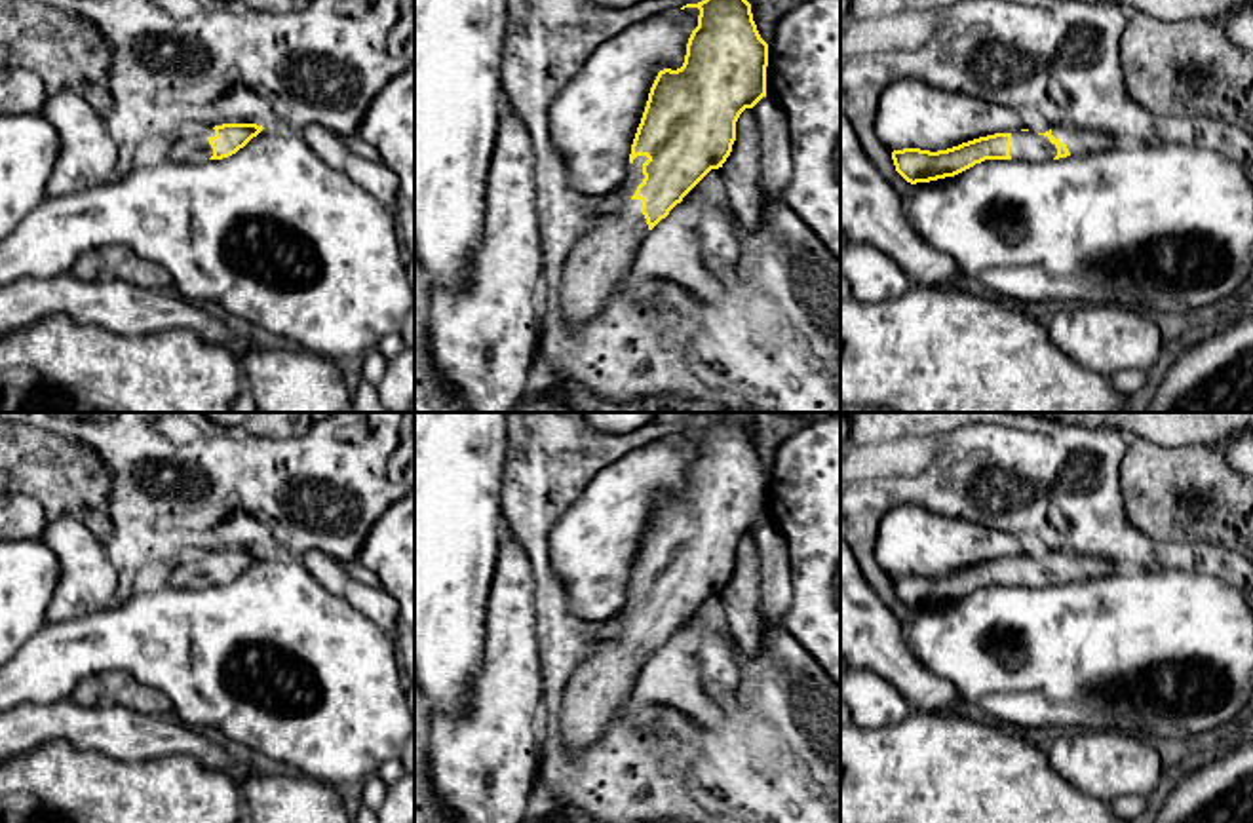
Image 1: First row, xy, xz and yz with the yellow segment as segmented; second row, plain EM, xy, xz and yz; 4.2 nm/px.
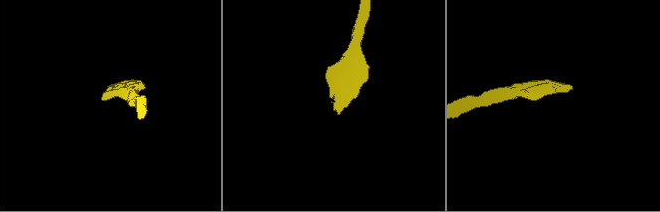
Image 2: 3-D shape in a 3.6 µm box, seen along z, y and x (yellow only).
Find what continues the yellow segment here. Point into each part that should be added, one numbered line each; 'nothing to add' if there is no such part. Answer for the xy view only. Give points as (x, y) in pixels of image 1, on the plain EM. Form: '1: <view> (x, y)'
1: xy (196, 574)

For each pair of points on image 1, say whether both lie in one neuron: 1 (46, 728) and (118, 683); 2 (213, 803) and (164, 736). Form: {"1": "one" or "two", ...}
{"1": "two", "2": "two"}

